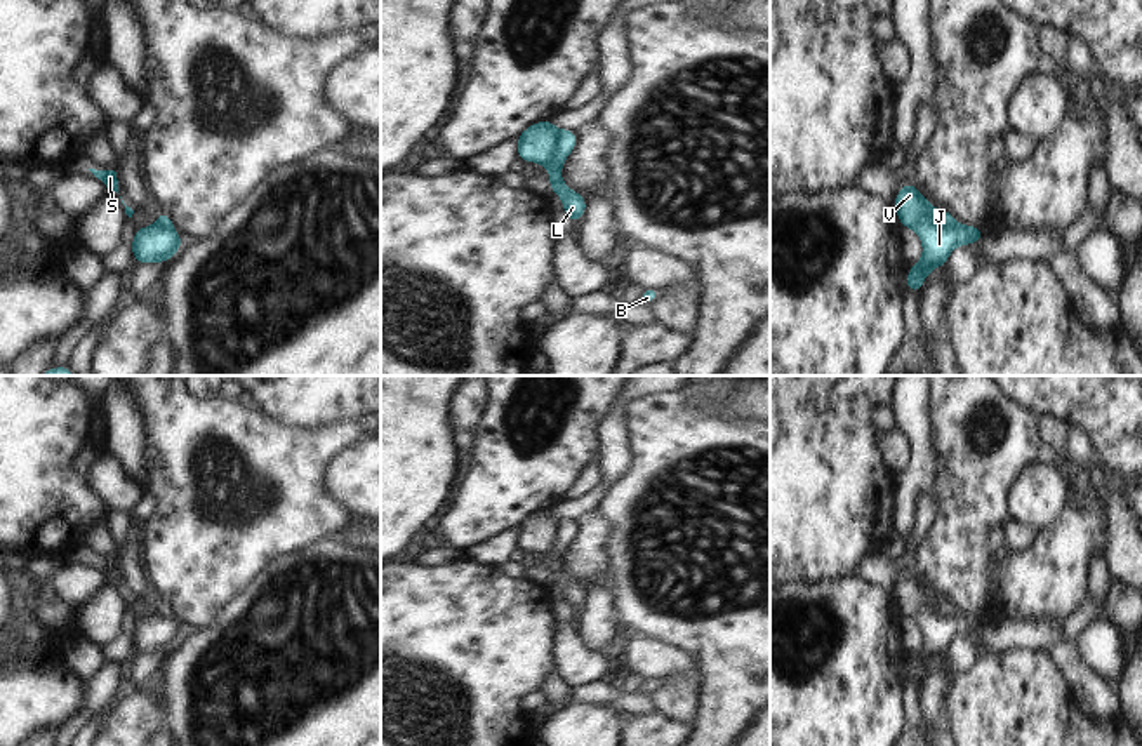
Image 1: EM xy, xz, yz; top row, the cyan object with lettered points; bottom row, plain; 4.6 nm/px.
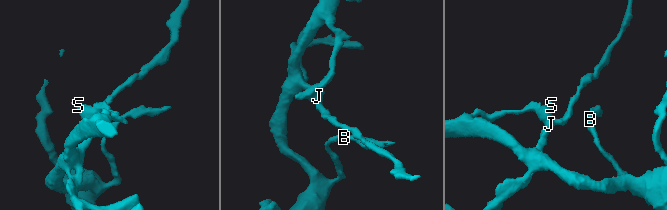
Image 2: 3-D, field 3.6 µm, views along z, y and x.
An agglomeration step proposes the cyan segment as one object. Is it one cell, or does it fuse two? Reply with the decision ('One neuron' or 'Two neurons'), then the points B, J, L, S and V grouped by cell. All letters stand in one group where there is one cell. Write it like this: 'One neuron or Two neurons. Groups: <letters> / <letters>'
Two neurons. Groups: B / J L S V.

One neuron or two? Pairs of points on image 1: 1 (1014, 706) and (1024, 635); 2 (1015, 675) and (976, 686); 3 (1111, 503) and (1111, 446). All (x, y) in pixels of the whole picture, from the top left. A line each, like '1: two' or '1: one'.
1: two
2: one
3: two

